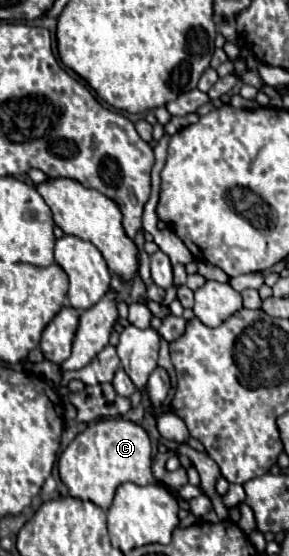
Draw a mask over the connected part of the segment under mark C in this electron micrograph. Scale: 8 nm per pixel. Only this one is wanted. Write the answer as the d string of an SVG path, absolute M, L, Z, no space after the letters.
M101 419L91 423L83 433L79 433L73 443L61 453L59 457L59 475L61 481L67 485L69 495L83 499L83 501L91 501L95 505L99 505L103 511L107 511L111 507L115 489L121 483L135 483L135 485L149 485L155 481L153 471L151 471L151 443L147 433L143 431L141 425L135 425L131 421L125 419Z

